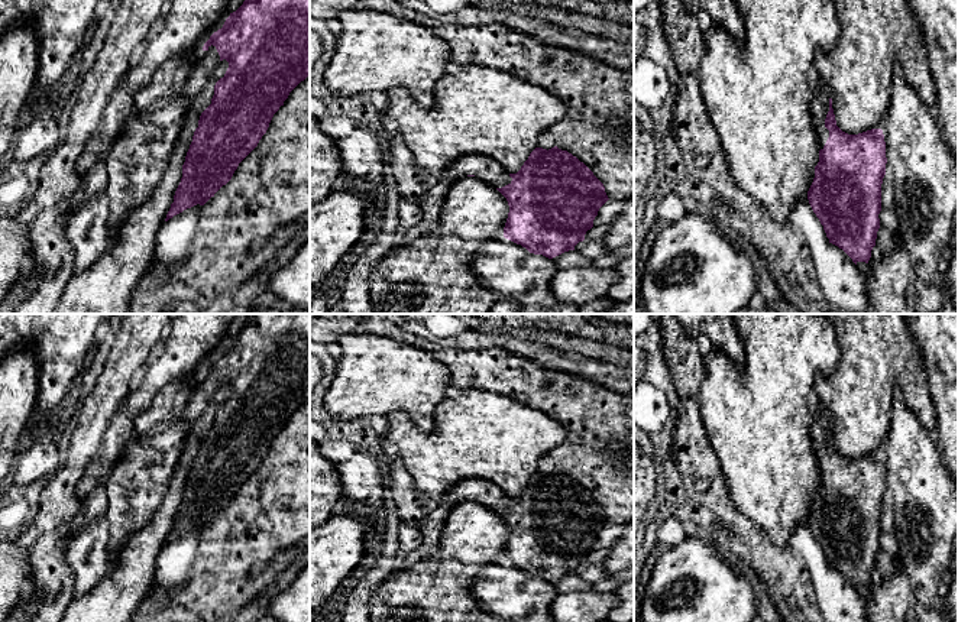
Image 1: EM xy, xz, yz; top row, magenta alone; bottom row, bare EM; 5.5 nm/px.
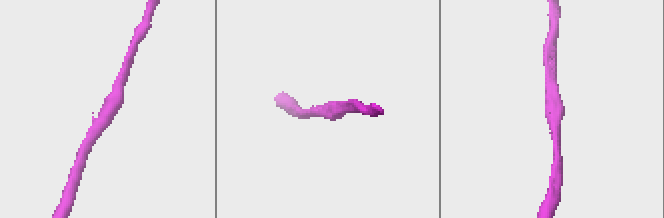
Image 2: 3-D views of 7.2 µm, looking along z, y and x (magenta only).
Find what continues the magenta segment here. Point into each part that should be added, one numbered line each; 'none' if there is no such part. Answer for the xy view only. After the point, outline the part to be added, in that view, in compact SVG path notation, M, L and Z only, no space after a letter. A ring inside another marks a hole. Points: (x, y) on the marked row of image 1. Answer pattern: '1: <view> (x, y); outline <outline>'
1: xy (136, 161); outline M216 46L201 51L179 88L152 111L127 119L104 156L106 195L110 203L109 234L116 234L126 216L148 201L161 182L181 133L190 100L210 82L220 55Z

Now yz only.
1: yz (819, 109); outline M819 82L813 84L813 98L812 98L812 123L818 135L819 150L823 149L829 130L825 127L825 119L829 111L829 91Z

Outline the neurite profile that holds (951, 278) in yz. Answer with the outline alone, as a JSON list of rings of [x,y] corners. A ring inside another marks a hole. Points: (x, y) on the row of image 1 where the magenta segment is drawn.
[[[955,244],[954,256],[951,259],[948,272],[944,276],[944,284],[946,284],[951,291],[951,298],[958,314],[958,244]]]

